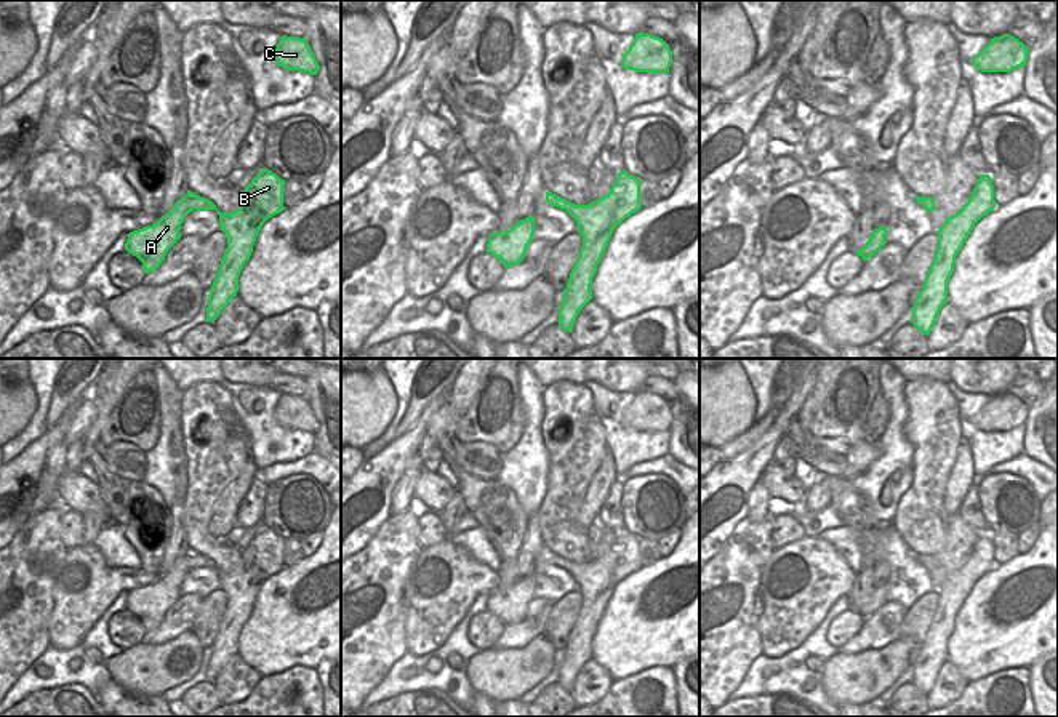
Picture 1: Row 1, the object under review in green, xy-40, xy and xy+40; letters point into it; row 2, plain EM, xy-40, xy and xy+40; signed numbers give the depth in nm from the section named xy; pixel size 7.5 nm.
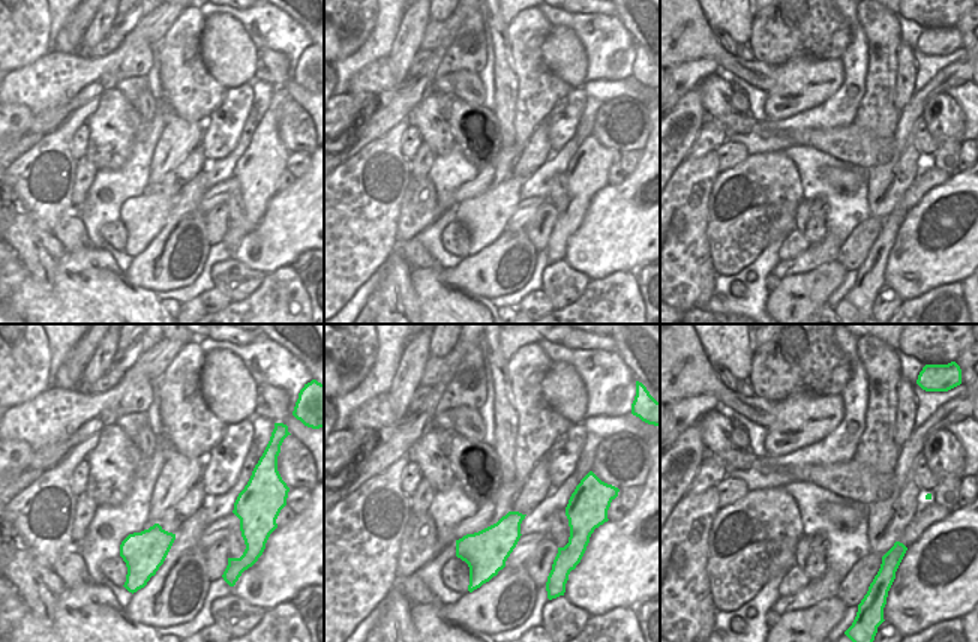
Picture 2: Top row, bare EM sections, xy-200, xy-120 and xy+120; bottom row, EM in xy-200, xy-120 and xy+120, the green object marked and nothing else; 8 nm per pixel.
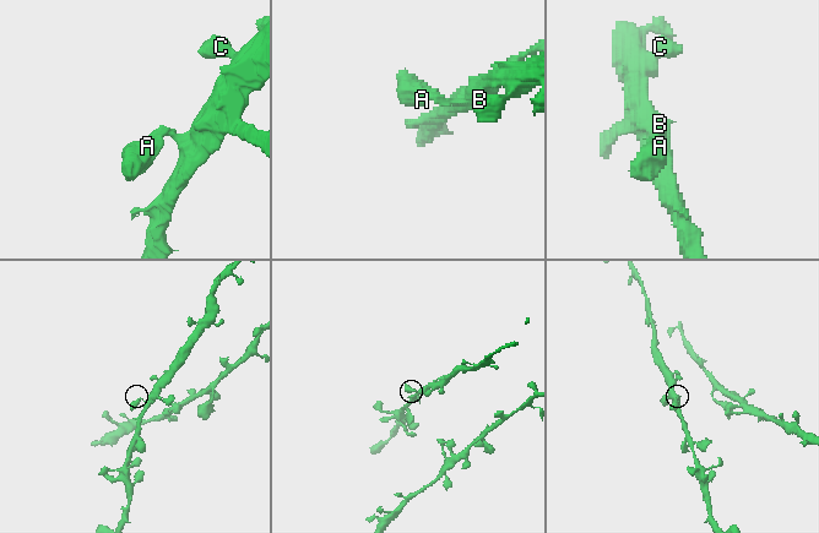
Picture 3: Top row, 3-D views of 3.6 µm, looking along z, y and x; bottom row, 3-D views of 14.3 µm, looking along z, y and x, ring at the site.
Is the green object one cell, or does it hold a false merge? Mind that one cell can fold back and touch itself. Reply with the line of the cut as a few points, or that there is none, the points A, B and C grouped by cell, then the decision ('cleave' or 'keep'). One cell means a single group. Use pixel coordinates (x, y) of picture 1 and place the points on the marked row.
no cut; A B C; keep

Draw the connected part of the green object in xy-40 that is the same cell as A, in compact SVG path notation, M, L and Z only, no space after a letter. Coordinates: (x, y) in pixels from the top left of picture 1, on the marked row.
M262 168L242 192L240 205L232 213L221 213L216 205L190 190L155 224L133 230L125 250L142 262L146 274L155 270L168 250L181 238L181 224L194 210L216 210L227 248L218 275L210 288L206 322L214 322L229 301L237 296L238 275L253 253L262 224L282 213L285 181Z

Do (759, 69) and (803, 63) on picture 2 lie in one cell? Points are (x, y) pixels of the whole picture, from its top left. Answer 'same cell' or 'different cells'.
different cells

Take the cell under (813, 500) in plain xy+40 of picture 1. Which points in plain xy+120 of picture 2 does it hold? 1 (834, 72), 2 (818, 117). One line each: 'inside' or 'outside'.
1: inside
2: outside

